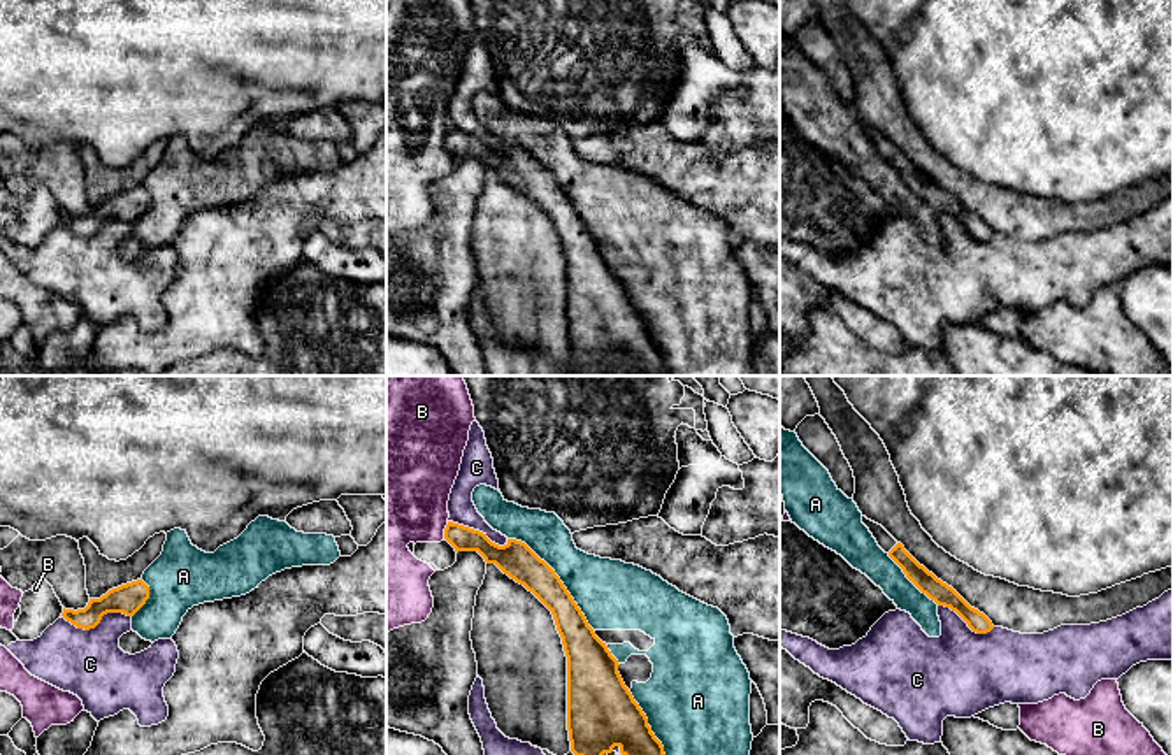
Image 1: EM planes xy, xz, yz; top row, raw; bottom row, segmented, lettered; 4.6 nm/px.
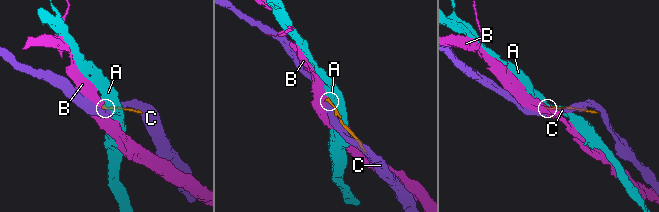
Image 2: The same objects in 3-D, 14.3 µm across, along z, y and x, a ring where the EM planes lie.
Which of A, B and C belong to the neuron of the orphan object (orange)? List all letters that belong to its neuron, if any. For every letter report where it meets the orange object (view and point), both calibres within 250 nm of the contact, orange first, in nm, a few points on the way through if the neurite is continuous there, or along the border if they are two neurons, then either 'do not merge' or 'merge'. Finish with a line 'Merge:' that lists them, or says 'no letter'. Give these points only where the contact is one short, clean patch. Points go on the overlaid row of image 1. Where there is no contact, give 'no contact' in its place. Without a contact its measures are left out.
A: contact xz (559, 578); calibres 160 and 300 nm; do not merge
B: contact xz (445, 531); calibres 110 and 420 nm; border xz (448, 522), (443, 538); do not merge
C: contact xy (97, 624); calibres 140 and 320 nm; merge
Merge: C

